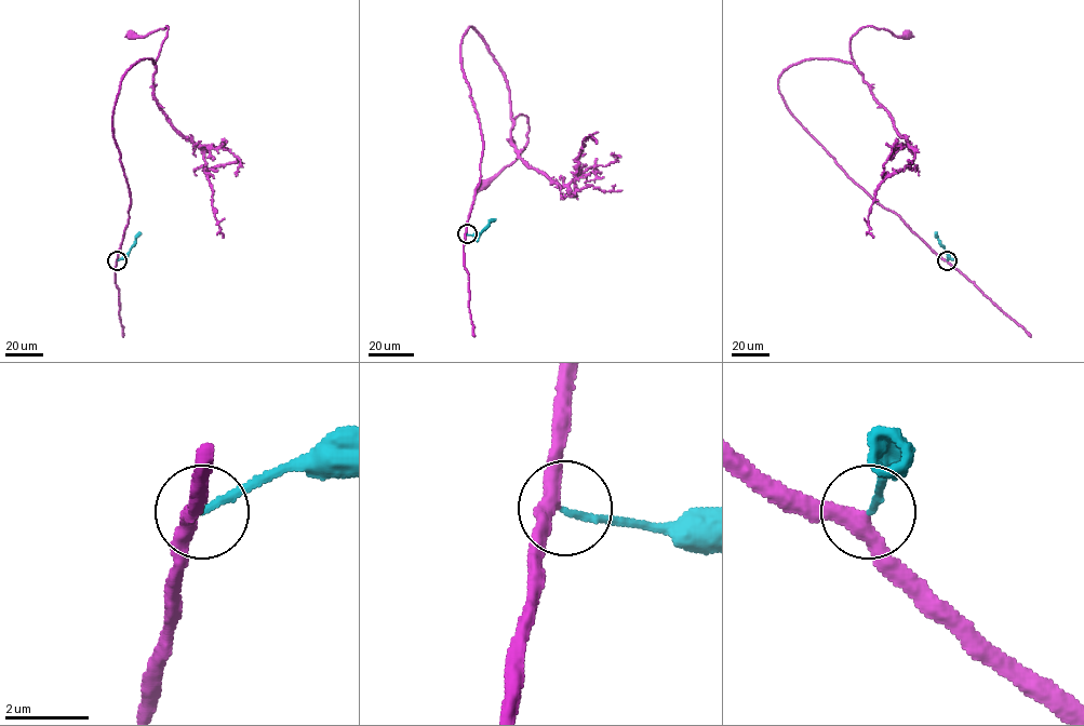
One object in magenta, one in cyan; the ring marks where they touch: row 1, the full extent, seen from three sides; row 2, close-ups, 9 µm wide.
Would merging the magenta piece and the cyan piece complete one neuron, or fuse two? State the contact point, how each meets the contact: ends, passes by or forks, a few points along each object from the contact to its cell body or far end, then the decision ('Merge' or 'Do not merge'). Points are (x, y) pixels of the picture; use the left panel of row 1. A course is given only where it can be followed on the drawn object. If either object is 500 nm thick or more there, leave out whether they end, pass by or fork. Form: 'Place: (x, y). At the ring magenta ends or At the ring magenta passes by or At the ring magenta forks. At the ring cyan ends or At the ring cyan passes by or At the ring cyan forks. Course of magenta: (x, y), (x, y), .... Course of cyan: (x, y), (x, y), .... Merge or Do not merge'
Place: (117, 260). At the ring magenta passes by. At the ring cyan ends. Course of magenta: (117, 260), (130, 192), (112, 134), (112, 110), (122, 76), (138, 61), (156, 63), (168, 27), (131, 36). Course of cyan: (117, 260), (129, 251), (139, 231). Merge

